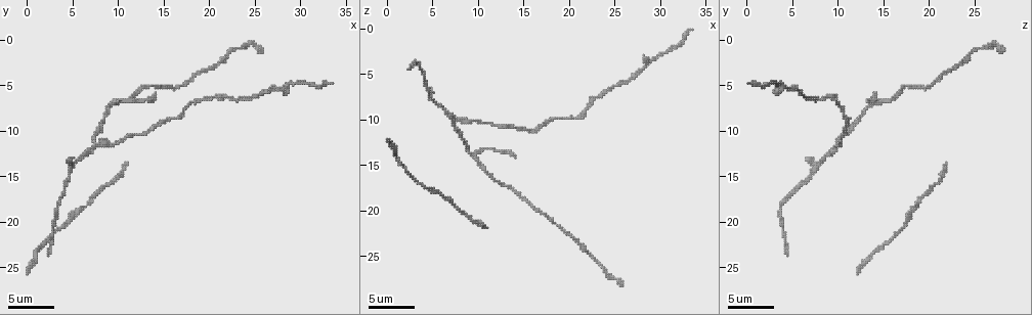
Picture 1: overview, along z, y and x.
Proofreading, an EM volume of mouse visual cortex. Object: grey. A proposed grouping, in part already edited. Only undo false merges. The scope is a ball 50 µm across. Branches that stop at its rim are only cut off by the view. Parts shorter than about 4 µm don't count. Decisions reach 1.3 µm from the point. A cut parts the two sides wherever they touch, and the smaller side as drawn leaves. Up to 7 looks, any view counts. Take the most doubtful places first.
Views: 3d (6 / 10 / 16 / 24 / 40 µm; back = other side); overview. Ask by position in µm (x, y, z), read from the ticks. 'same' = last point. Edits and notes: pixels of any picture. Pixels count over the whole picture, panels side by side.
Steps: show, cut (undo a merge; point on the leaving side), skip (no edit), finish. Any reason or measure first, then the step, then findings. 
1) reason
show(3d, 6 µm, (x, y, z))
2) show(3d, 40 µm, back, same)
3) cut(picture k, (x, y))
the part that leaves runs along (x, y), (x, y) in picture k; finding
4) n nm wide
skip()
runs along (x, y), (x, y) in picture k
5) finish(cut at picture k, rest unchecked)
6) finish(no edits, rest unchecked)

small branch off a trunk
show(3d, 10 µm, (7.6, 11.6, 9.8))

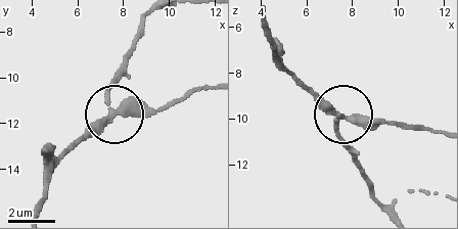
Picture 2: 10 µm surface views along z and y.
side arm 32 µm
skip()
runs along (45, 183), (51, 168), (113, 113), (113, 76) in picture 2; continuous, no second cell

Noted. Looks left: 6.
calibre changes
show(3d, 10 µm, (20.2, 6.2, 9.8))

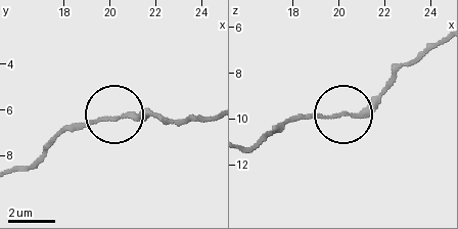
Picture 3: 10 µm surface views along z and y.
skip()
runs along (20, 169), (67, 129), (121, 116), (159, 116) in picture 3; continuous, no second cell

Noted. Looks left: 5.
a narrow waist
show(3d, 10 µm, (9.0, 16.0, 21.0))

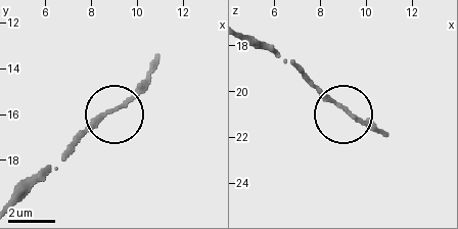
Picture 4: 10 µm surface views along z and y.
show(3d, 10 µm, back, (9.1, 15.8, 20.8))

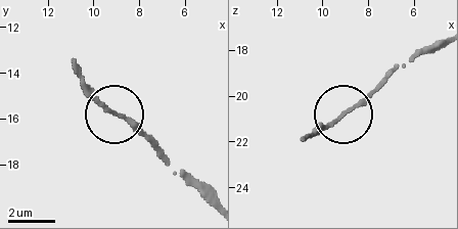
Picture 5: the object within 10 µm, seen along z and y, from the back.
150 nm wide
skip()
all the same cell

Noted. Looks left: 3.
thick turns thin
show(3d, 10 µm, (5.8, 18.6, 18.0))

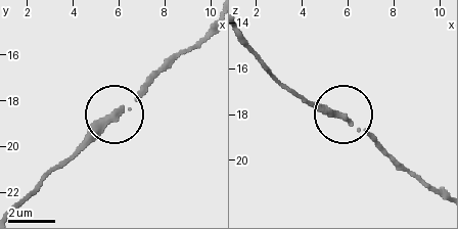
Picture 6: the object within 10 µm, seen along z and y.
show(3d, 6 µm, (5.9, 18.7, 18.1))

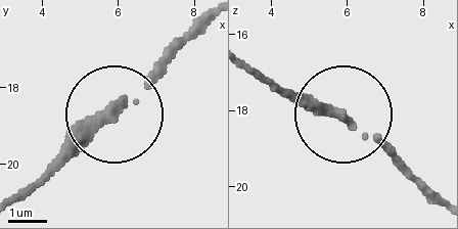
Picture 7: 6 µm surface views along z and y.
skip()
all the same cell

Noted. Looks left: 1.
finish(no edits, rest unchecked)

